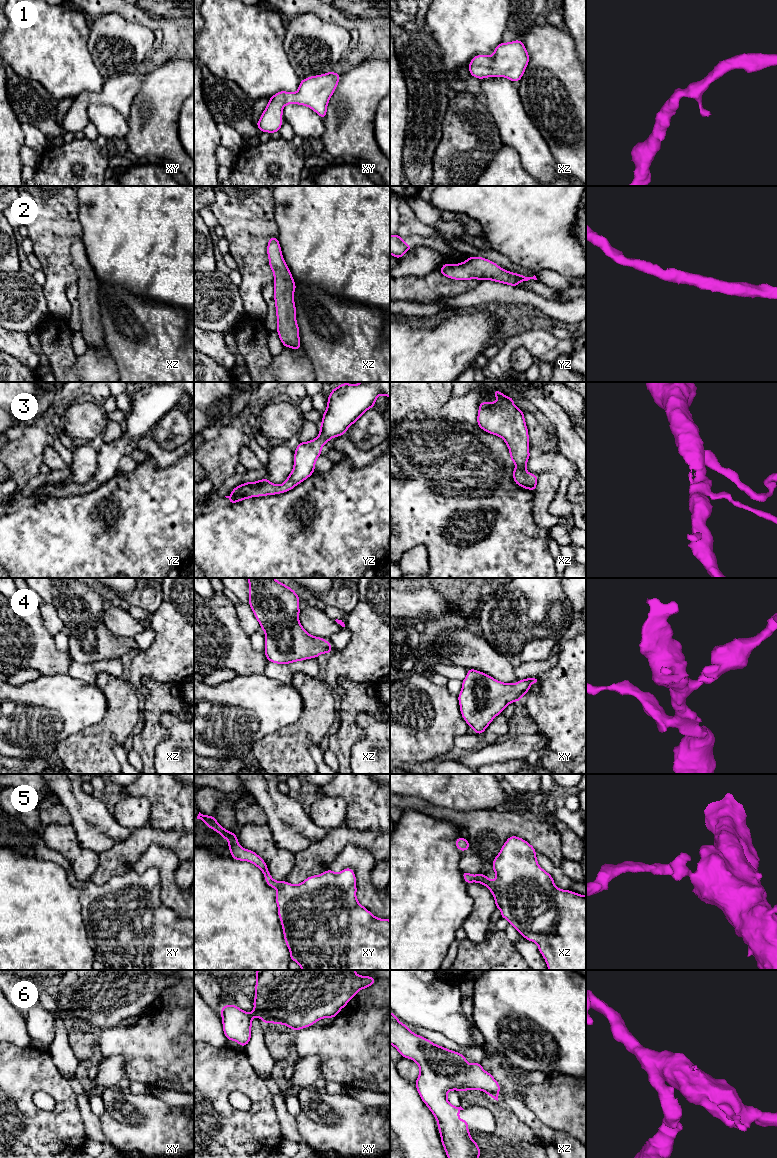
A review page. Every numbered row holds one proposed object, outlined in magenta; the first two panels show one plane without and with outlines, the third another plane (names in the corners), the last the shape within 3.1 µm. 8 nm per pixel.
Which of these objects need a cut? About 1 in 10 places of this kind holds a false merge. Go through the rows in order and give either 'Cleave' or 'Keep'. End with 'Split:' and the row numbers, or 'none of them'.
1: Keep
2: Keep
3: Keep
4: Keep
5: Keep
6: Keep
Split: none of them

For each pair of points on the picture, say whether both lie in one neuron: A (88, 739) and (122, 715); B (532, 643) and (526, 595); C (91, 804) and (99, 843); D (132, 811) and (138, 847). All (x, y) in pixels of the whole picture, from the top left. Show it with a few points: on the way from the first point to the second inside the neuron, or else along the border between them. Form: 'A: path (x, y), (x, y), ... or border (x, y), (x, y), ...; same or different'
A: path (96, 739), (114, 723); same
B: path (529, 631), (529, 607); same
C: path (91, 814), (100, 825), (97, 833); same
D: border (149, 823), (132, 830); different

